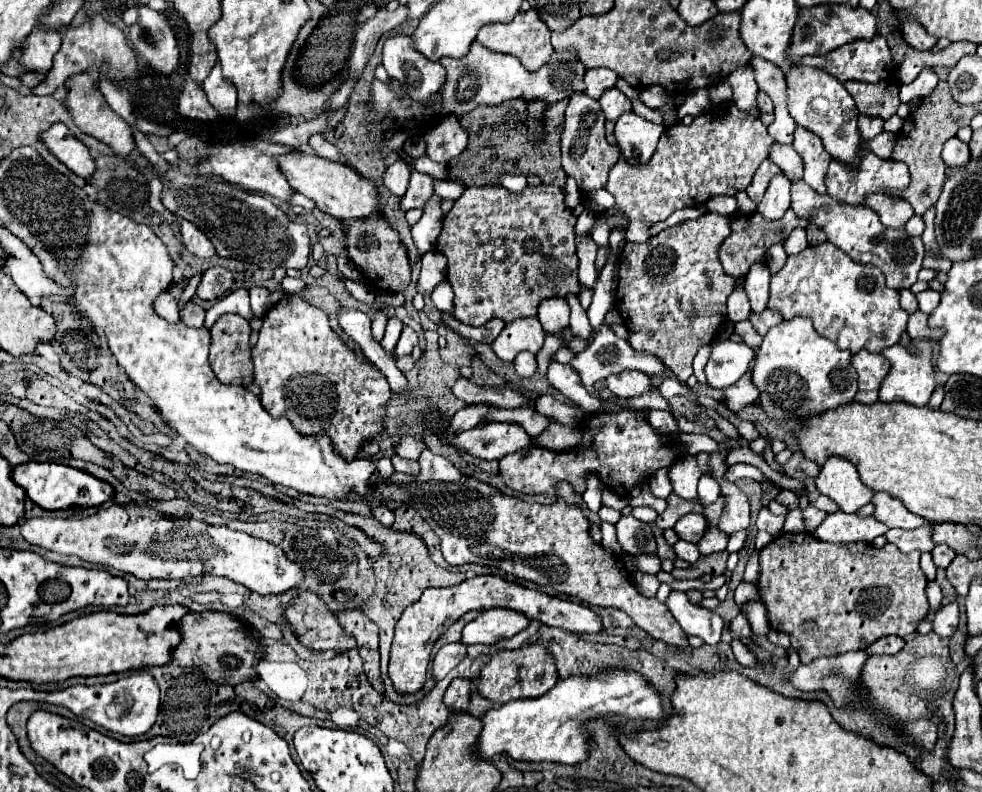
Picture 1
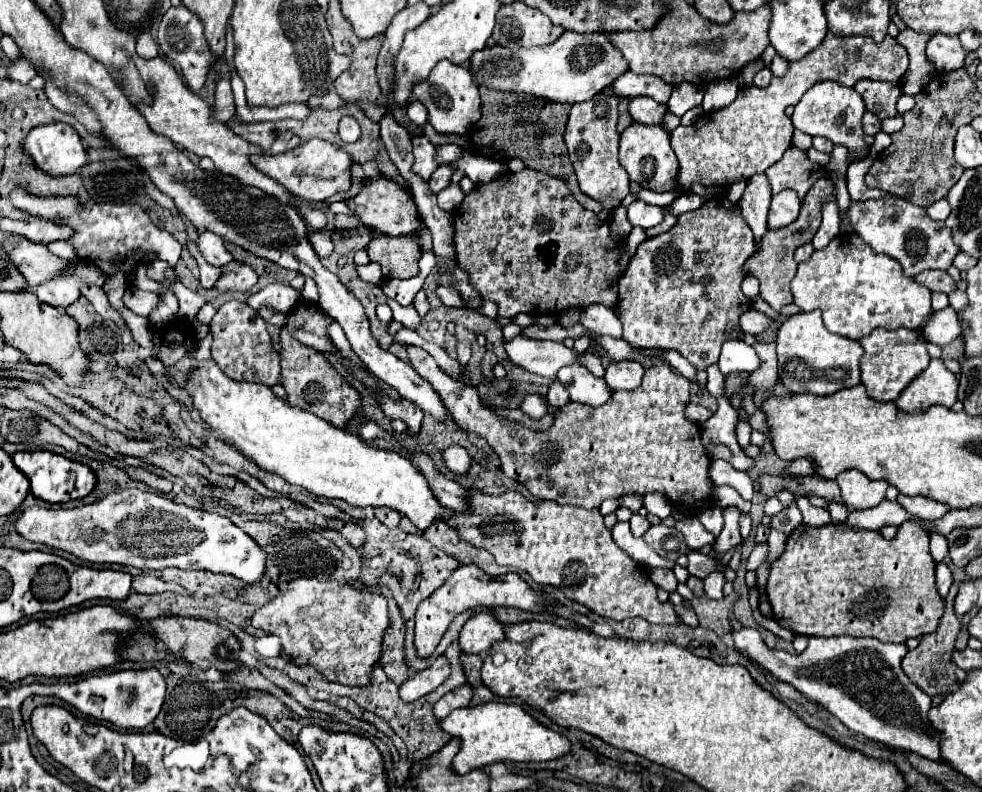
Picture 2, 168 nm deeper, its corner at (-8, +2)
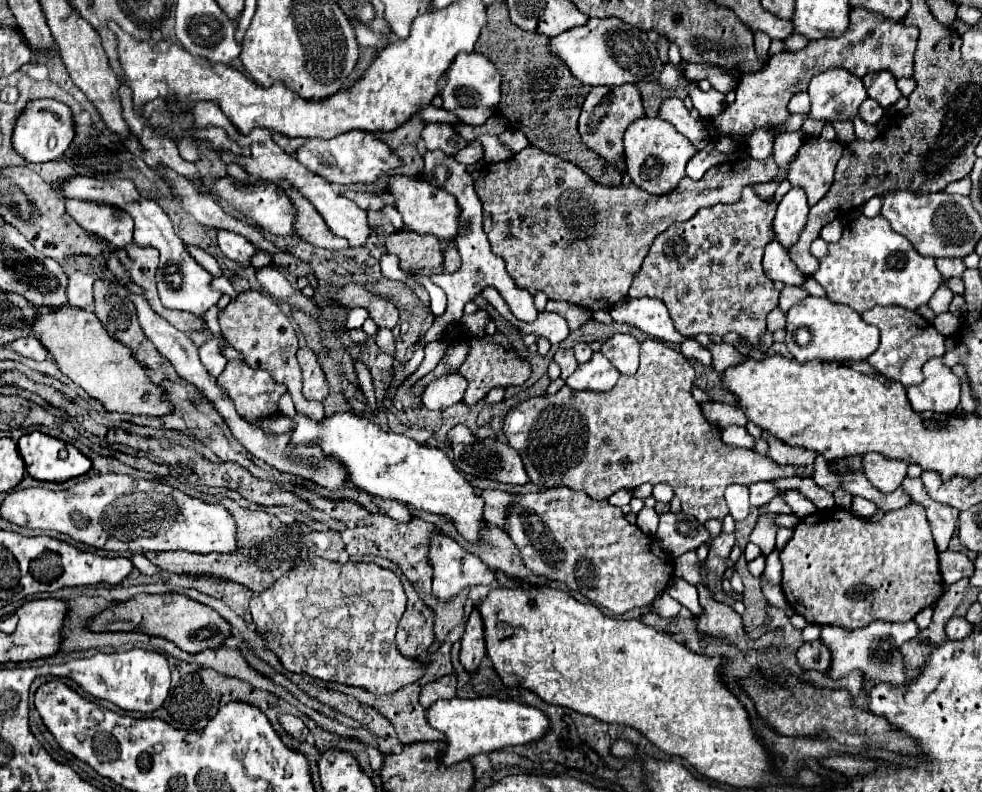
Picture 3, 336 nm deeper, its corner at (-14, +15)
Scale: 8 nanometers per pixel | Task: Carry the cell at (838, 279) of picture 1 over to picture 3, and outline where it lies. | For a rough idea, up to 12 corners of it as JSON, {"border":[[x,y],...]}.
{"border":[[860,216],[814,280],[862,314],[916,310],[942,284],[882,216]]}

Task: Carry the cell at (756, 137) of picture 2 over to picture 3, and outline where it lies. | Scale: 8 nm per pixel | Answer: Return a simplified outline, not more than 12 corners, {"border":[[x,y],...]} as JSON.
{"border":[[854,8],[838,38],[782,52],[742,76],[708,122],[746,144],[814,74],[910,78],[918,28]]}

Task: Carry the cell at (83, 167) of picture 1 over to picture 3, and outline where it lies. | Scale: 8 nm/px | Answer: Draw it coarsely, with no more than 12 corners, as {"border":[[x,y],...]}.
{"border":[[32,100],[16,120],[12,146],[26,162],[50,162],[74,138],[58,100]]}

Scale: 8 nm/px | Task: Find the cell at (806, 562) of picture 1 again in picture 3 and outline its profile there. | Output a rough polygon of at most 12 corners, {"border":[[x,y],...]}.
{"border":[[920,504],[806,516],[782,590],[810,624],[908,622],[944,588]]}

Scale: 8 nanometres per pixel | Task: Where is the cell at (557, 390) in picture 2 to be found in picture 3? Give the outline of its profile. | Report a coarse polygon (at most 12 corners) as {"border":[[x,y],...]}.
{"border":[[558,350],[554,360],[566,378],[578,366],[572,350]]}

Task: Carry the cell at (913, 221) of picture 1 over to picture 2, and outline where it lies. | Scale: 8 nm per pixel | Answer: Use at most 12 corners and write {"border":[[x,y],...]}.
{"border":[[946,199],[926,209],[932,221],[944,221],[950,213]]}

